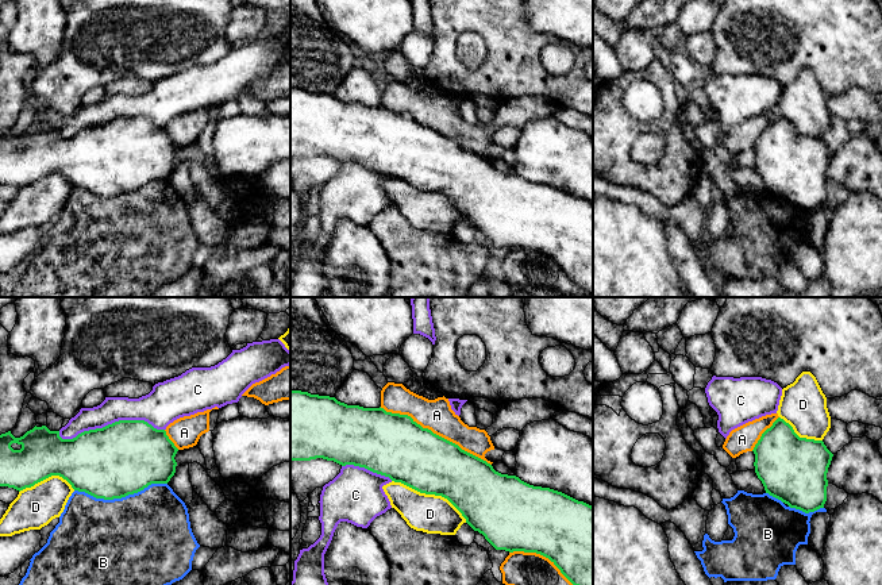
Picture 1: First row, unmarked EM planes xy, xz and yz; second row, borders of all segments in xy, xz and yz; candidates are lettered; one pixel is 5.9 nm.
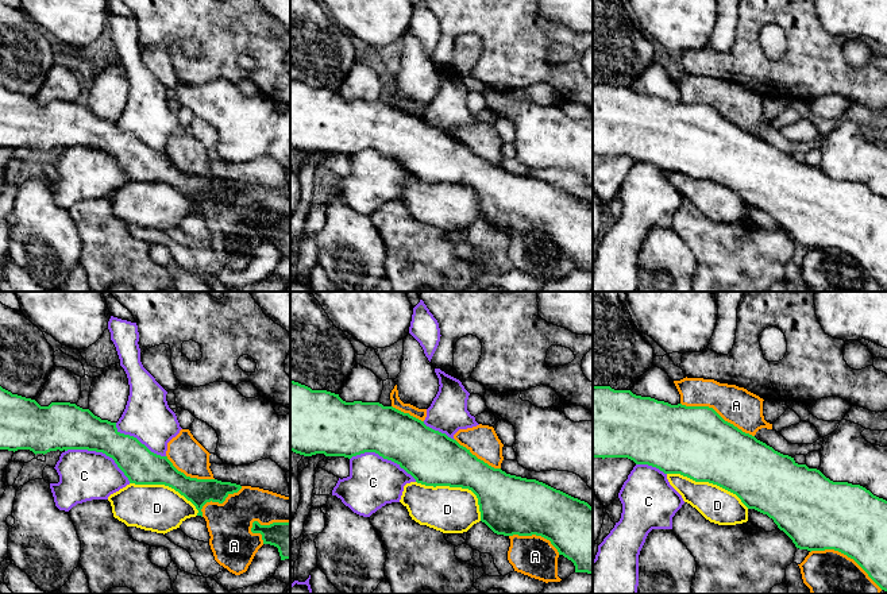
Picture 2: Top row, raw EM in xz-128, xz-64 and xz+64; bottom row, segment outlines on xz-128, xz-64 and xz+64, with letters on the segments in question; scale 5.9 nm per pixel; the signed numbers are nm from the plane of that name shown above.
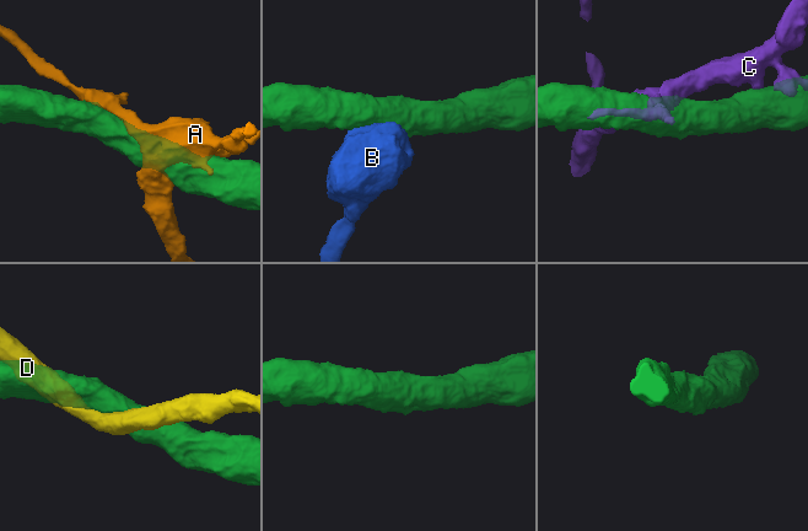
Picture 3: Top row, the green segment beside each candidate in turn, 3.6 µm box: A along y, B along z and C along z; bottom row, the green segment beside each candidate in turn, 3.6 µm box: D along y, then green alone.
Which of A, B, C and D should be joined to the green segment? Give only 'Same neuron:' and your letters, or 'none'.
Same neuron: none

